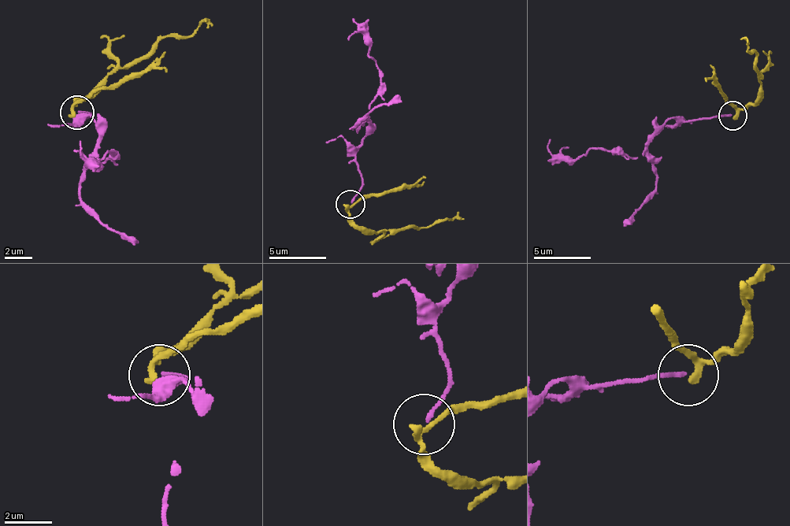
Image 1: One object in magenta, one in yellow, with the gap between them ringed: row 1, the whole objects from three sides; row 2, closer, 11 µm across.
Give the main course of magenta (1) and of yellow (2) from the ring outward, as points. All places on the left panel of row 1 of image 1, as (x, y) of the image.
1: (77, 111), (91, 114), (84, 117), (98, 131), (101, 161), (112, 155), (98, 165), (81, 155), (81, 141)
2: (74, 114), (112, 73), (139, 63), (166, 35), (190, 35), (204, 22), (214, 25)

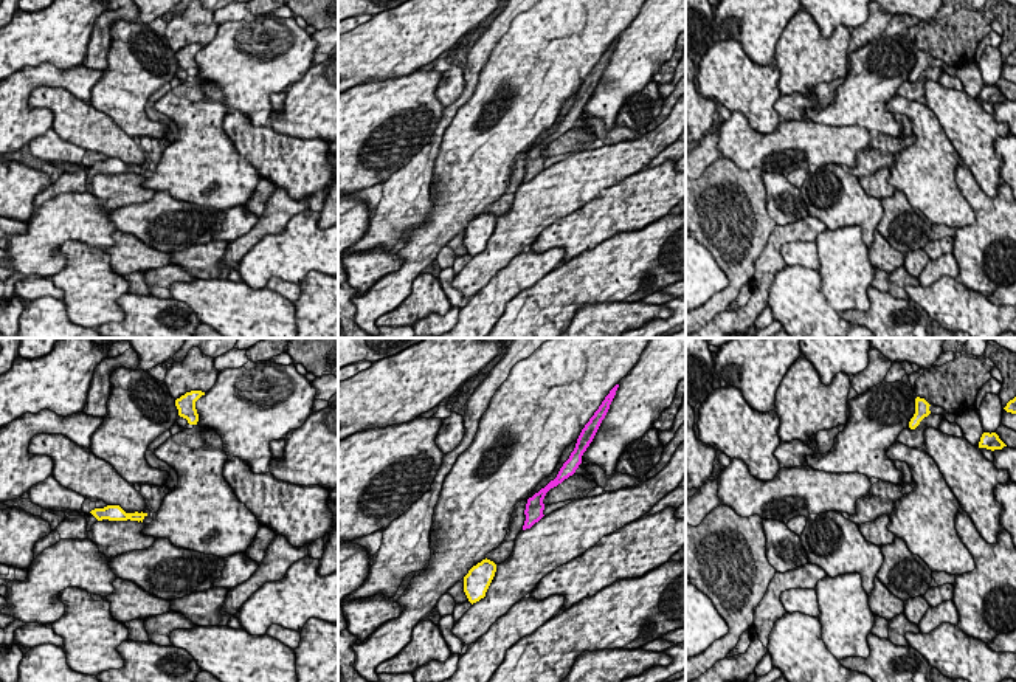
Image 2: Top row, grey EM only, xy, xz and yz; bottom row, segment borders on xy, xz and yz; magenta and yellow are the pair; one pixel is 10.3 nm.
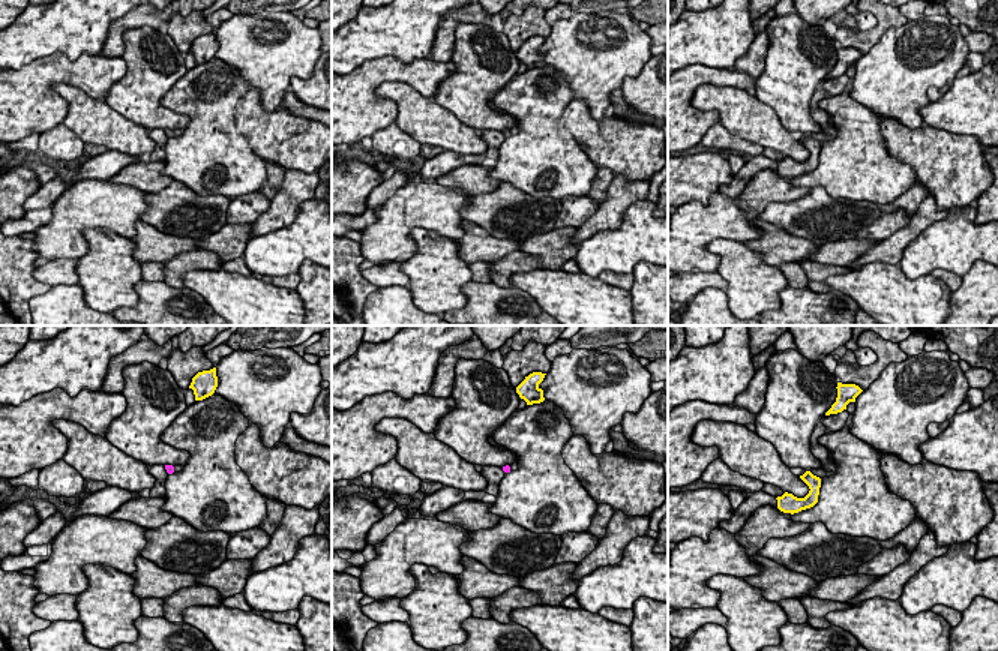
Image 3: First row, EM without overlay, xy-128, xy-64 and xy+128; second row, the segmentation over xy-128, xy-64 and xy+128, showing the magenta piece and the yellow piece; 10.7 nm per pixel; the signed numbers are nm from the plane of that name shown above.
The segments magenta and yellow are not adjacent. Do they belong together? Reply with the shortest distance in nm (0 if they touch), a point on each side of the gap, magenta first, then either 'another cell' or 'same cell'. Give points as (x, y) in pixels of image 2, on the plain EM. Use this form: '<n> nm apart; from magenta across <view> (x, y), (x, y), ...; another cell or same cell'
460 nm apart; from magenta across xz (523, 182), (492, 214); another cell

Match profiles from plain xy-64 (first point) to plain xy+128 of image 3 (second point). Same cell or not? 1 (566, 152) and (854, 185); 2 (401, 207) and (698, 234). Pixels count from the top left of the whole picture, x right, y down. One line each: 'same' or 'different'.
1: same
2: same

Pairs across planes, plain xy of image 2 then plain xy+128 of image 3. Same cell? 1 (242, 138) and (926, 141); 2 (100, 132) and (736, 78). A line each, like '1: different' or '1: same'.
1: same
2: different

